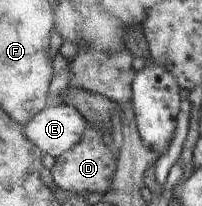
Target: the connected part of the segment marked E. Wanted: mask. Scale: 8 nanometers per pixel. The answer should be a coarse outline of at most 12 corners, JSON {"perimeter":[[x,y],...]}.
{"perimeter":[[54,103],[23,127],[42,151],[58,157],[84,139],[88,120]]}

